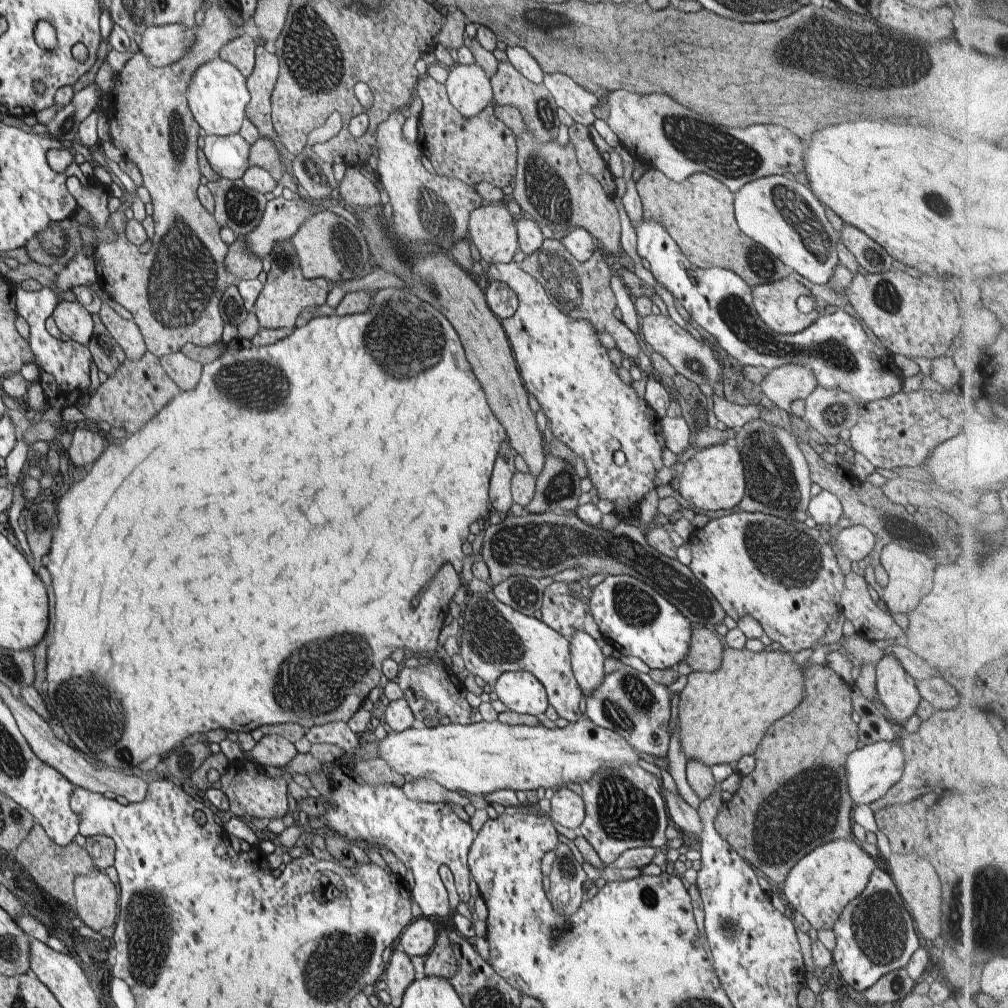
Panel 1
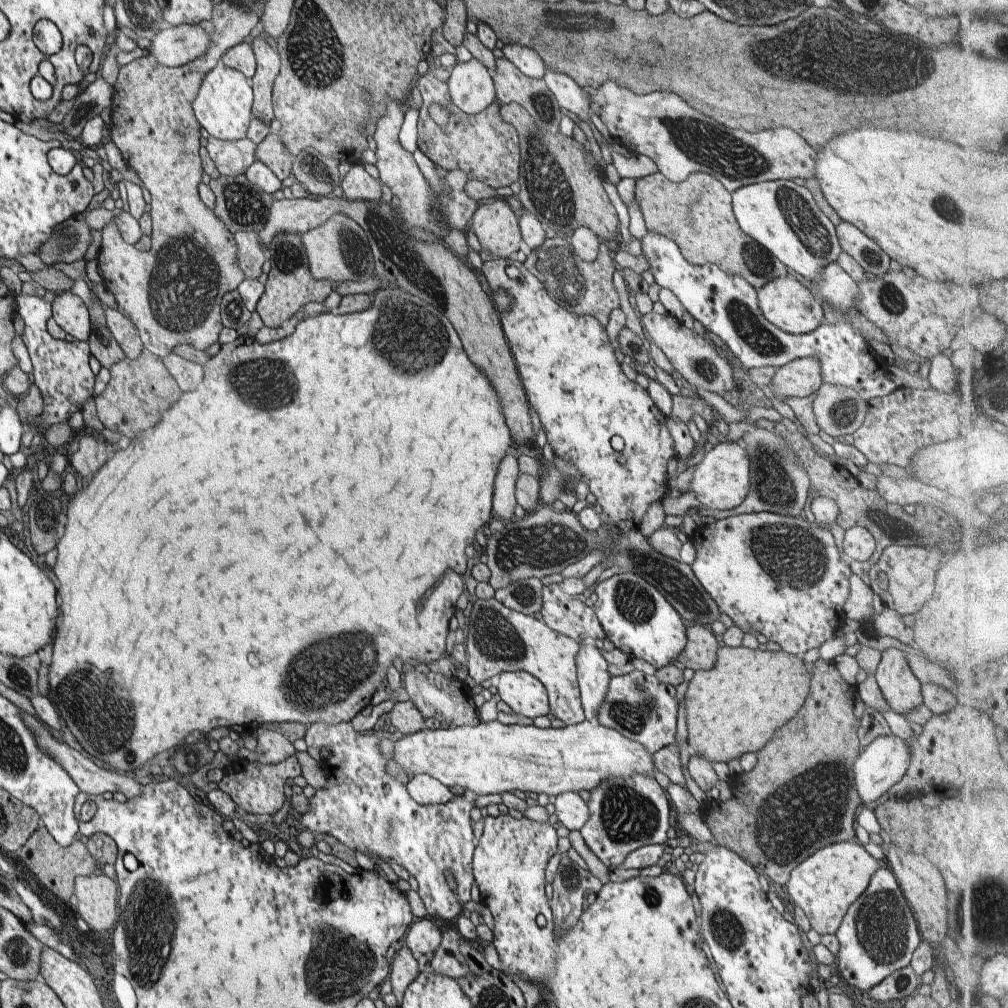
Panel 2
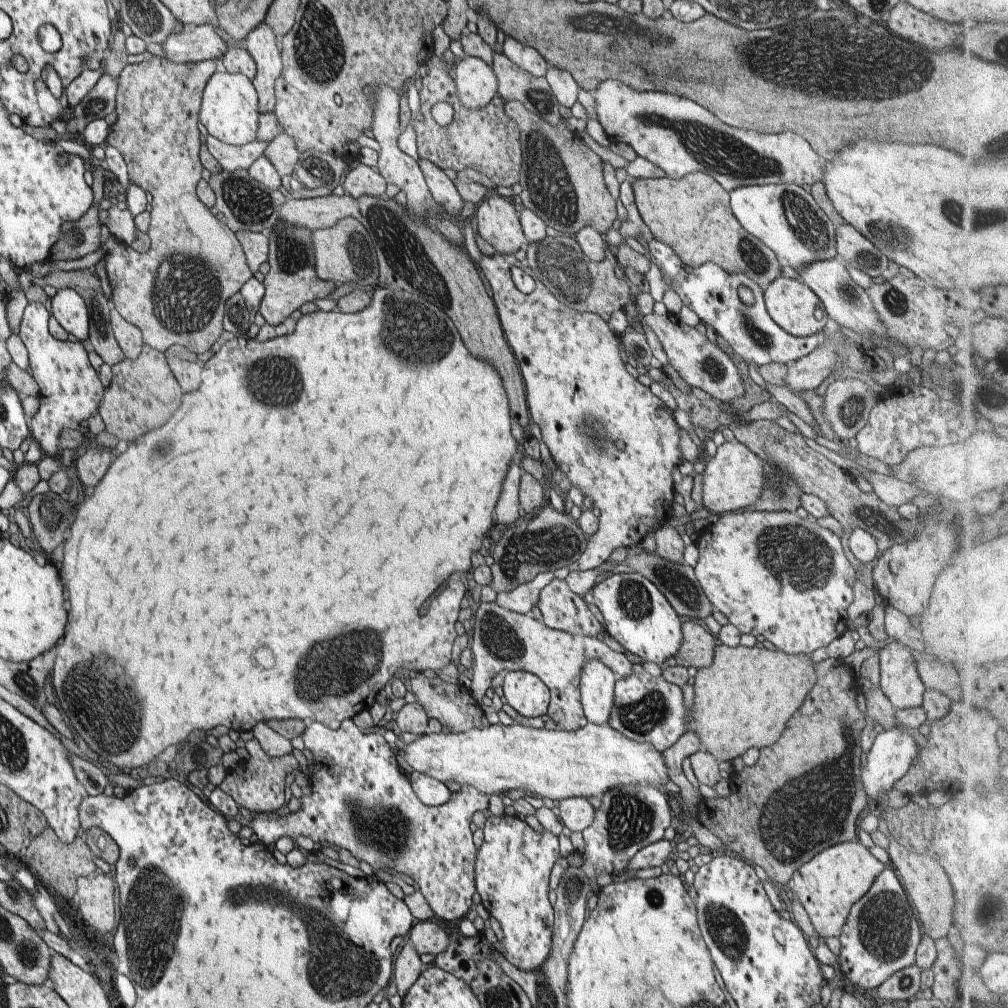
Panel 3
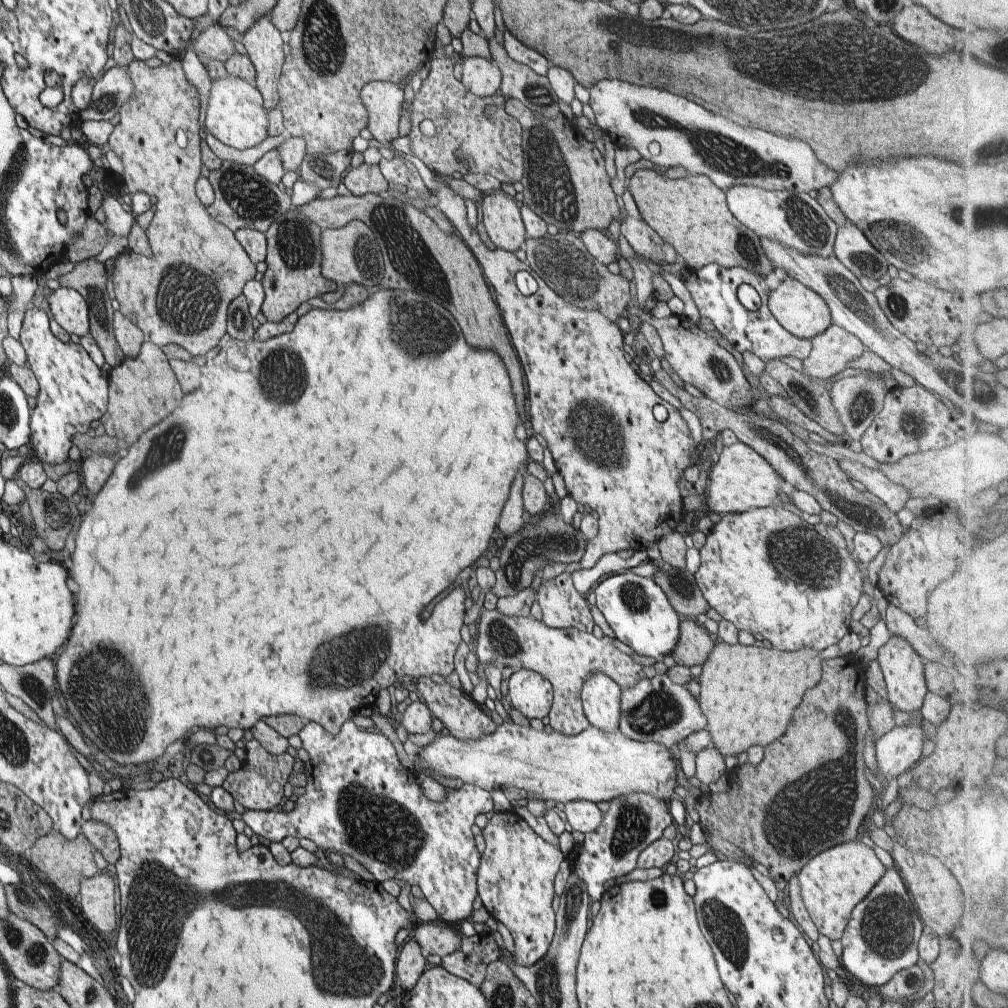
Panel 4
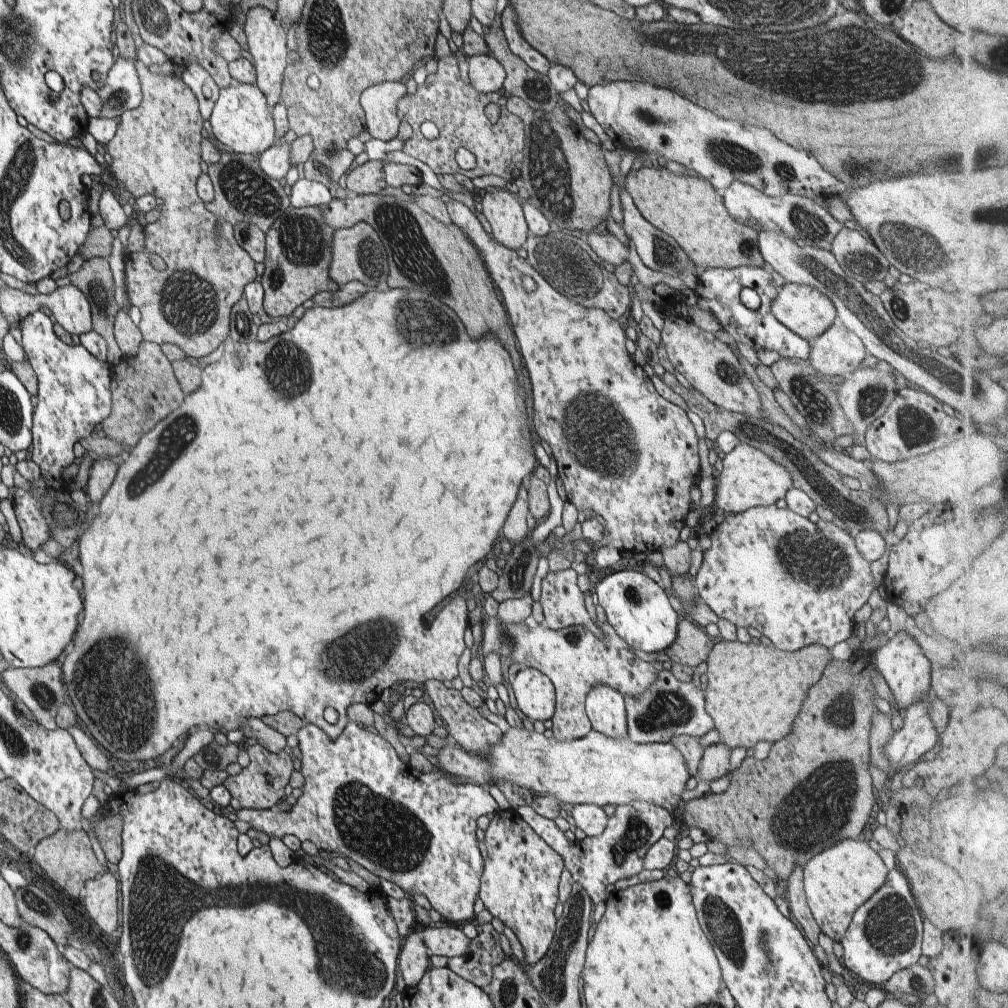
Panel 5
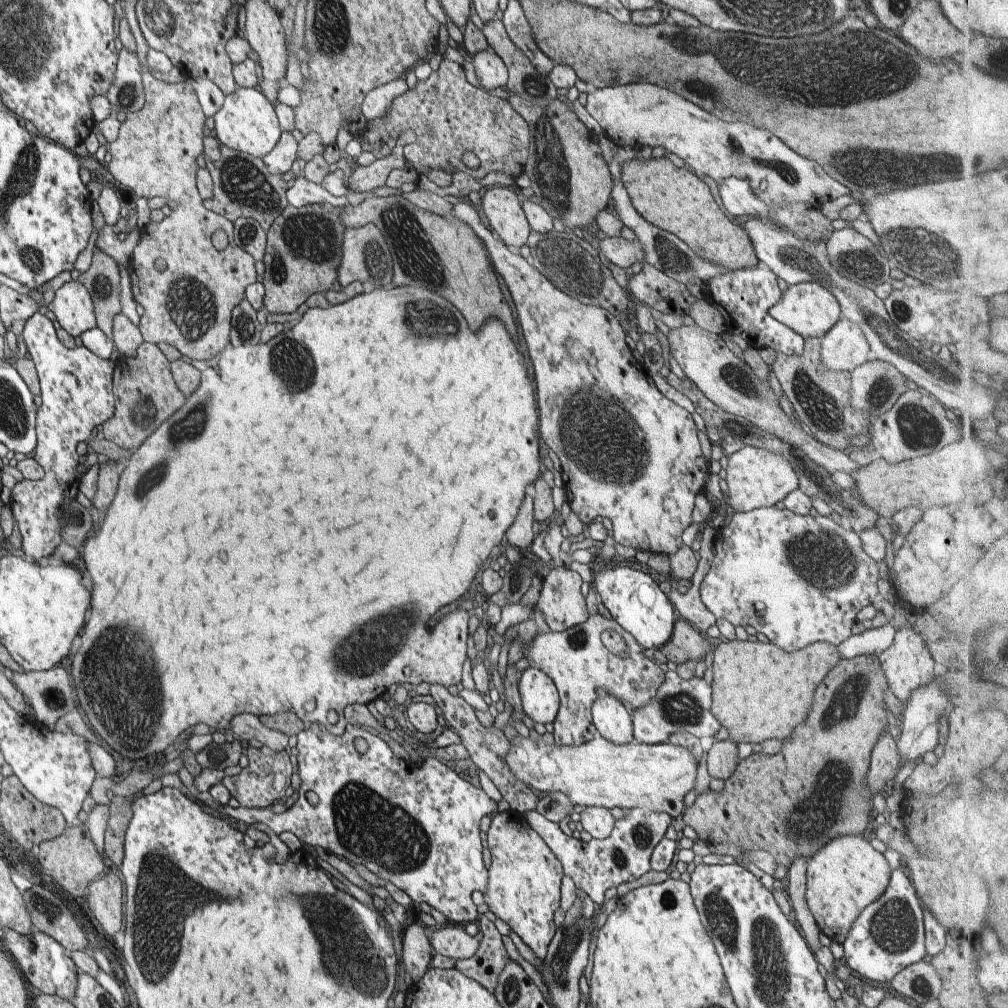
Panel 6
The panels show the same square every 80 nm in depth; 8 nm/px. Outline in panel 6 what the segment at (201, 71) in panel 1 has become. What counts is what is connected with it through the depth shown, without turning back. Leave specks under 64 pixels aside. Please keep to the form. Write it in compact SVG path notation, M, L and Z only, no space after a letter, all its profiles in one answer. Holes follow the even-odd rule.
M238 87L232 94L225 95L222 108L214 115L214 124L212 134L222 146L260 159L274 150L282 134L274 104L254 87Z

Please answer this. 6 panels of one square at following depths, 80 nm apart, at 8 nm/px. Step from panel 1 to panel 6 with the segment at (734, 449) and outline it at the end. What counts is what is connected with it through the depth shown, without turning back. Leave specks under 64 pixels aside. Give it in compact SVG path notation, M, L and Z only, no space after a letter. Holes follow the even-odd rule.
M746 445L728 458L725 479L728 494L725 494L725 501L730 512L747 513L754 509L774 507L778 502L782 502L787 494L799 488L799 478L792 463L780 453Z

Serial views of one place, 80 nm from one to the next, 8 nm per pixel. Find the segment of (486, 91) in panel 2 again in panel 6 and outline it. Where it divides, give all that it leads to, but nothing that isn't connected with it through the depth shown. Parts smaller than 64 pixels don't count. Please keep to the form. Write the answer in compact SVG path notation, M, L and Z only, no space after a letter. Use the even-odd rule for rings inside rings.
M492 47L477 52L473 57L475 74L484 88L494 90L498 86L506 86L509 79L508 67Z

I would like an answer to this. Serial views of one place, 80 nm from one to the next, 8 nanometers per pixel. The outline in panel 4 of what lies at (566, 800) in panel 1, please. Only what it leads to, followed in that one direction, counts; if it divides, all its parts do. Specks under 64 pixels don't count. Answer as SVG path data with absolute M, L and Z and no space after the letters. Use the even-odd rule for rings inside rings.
M584 800L566 802L564 814L566 814L568 831L578 831L584 835L596 830L600 826L603 816L596 803Z

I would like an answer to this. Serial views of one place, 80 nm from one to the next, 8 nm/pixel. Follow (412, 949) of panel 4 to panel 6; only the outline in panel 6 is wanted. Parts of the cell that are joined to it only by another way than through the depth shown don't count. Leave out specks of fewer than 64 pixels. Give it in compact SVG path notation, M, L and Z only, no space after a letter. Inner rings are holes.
M420 921L412 923L402 933L398 943L400 961L404 965L410 984L418 982L426 974L435 954L424 929L425 926Z

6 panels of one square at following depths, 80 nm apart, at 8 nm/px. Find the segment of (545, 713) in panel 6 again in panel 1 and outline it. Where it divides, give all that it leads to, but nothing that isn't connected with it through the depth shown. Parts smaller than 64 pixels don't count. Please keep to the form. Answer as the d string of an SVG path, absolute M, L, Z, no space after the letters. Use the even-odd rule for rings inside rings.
M526 670L502 673L494 690L502 704L520 714L545 714L550 705L544 685Z

